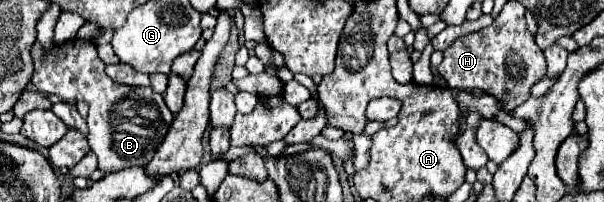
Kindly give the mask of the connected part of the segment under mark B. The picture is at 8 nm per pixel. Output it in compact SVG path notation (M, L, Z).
M71 40L55 44L49 52L43 52L39 44L31 50L35 72L31 84L43 94L57 94L65 102L89 104L89 146L99 158L99 170L111 174L131 166L145 166L157 152L157 146L165 140L173 114L165 106L163 96L151 86L125 86L113 82L105 74L105 64L97 56L97 46L85 40Z

